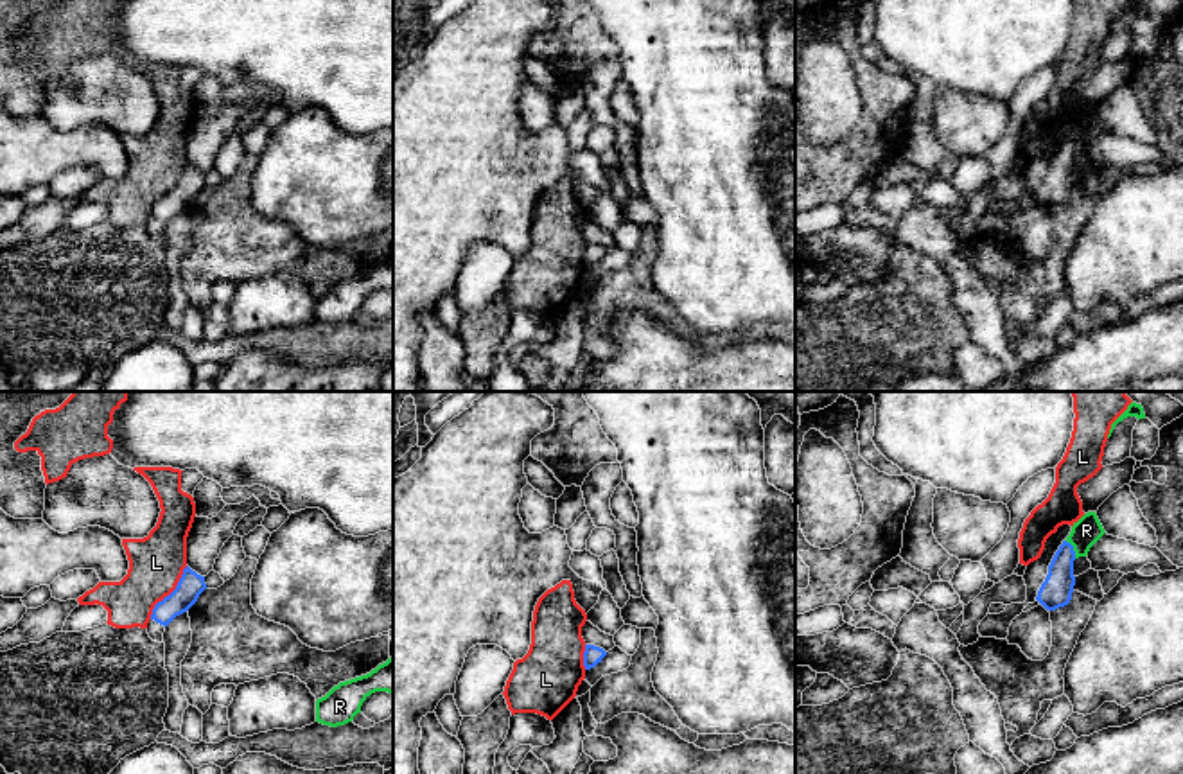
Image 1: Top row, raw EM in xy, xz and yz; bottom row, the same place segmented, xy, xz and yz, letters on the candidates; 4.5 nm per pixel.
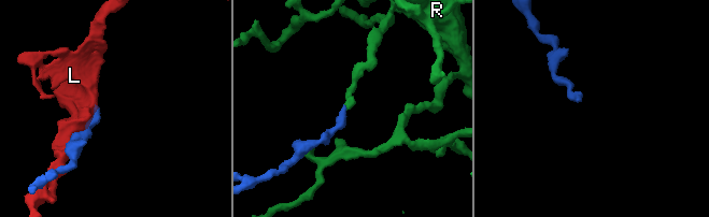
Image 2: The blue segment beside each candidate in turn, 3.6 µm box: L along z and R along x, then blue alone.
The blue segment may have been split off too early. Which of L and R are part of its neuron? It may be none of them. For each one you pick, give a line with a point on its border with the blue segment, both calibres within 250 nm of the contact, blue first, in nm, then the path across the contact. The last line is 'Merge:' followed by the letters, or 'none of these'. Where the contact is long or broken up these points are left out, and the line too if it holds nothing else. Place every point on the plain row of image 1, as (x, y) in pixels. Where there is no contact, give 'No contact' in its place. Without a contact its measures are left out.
R: Touches blue at yz (1072, 146). Thickness 140 nm (blue) against 120 nm. Path across: yz (1056, 189), (1063, 155), (1072, 146), (1086, 128)
Merge: R

